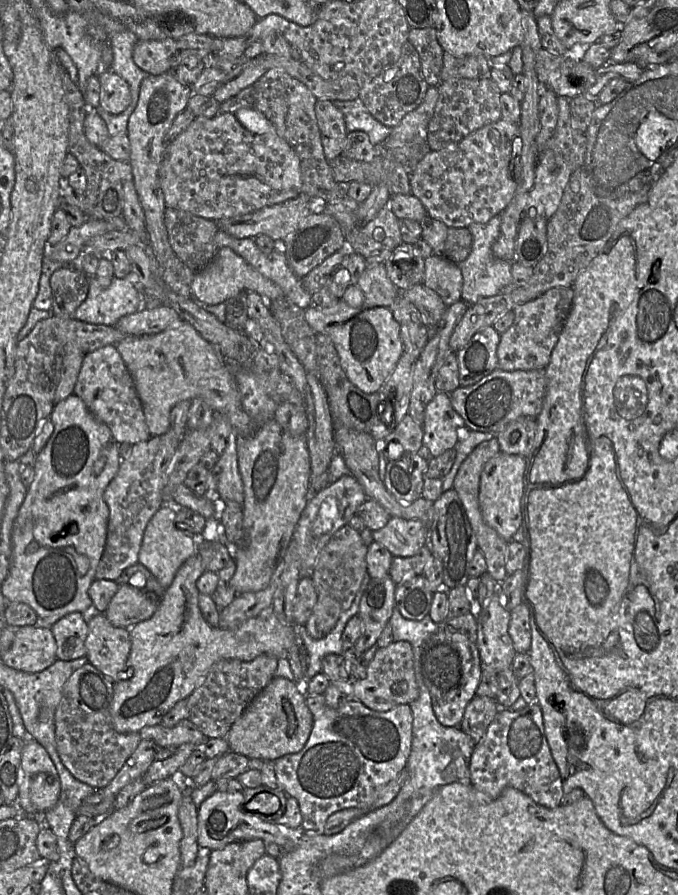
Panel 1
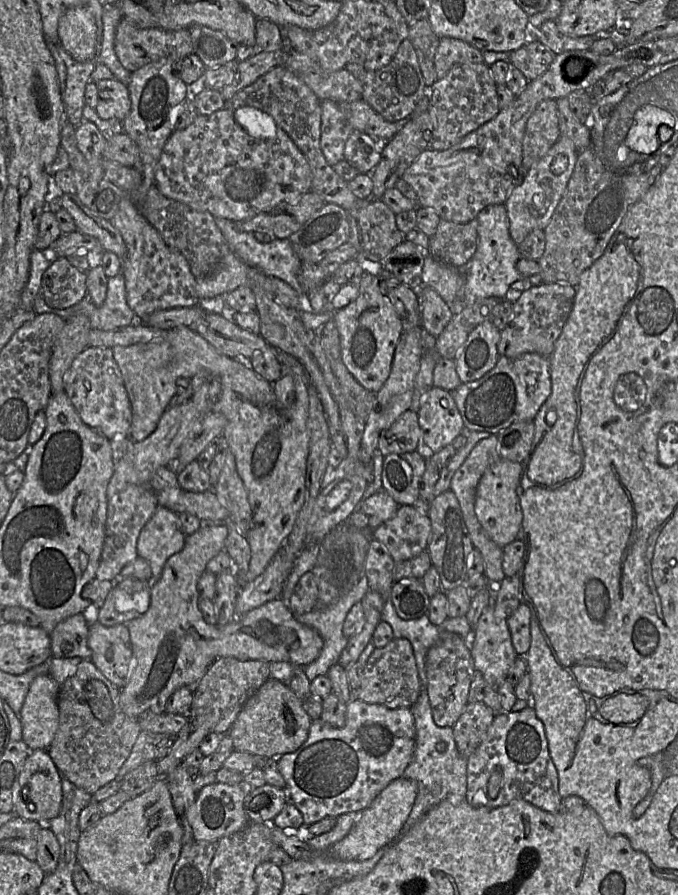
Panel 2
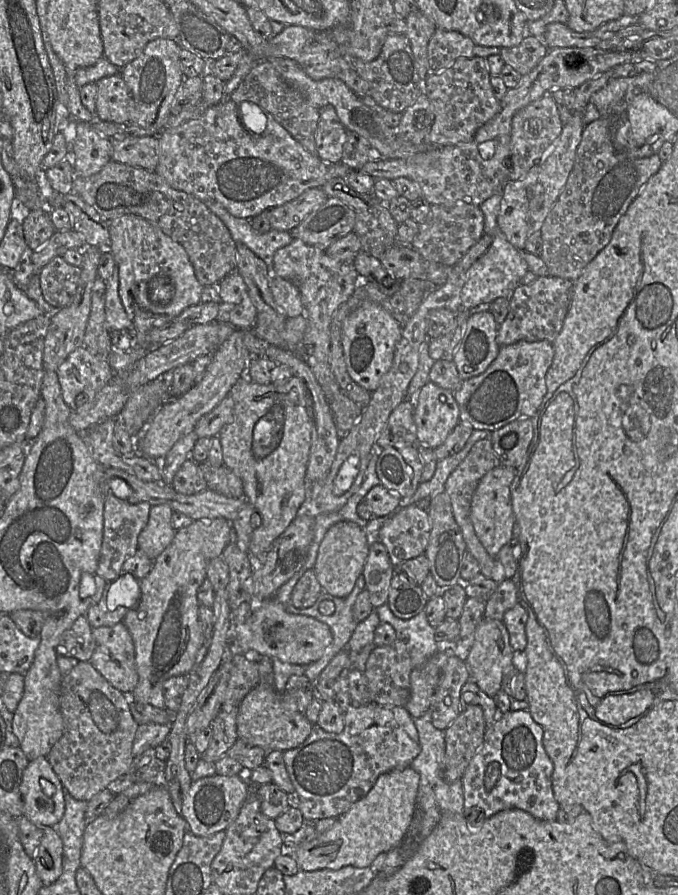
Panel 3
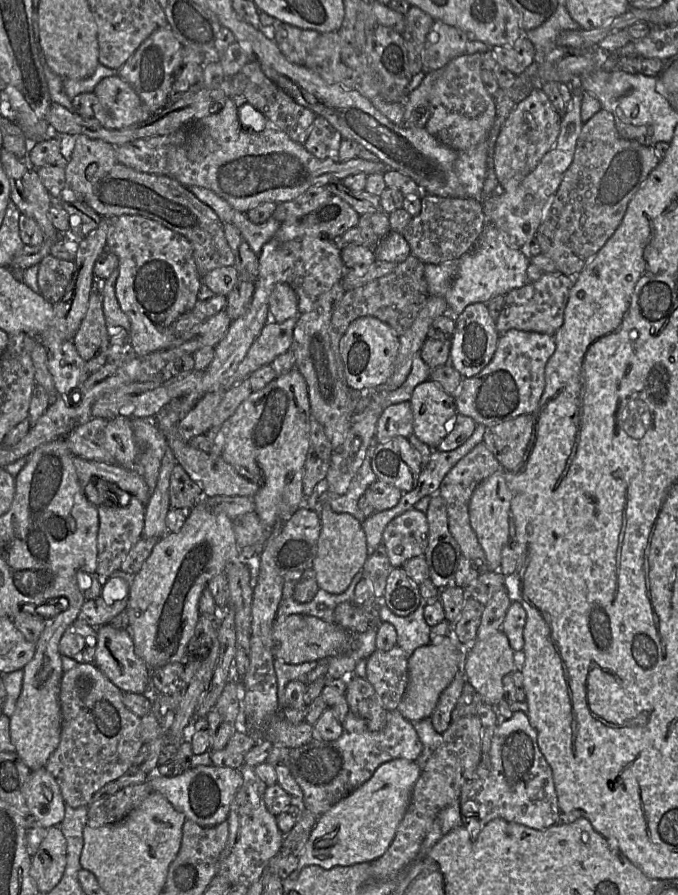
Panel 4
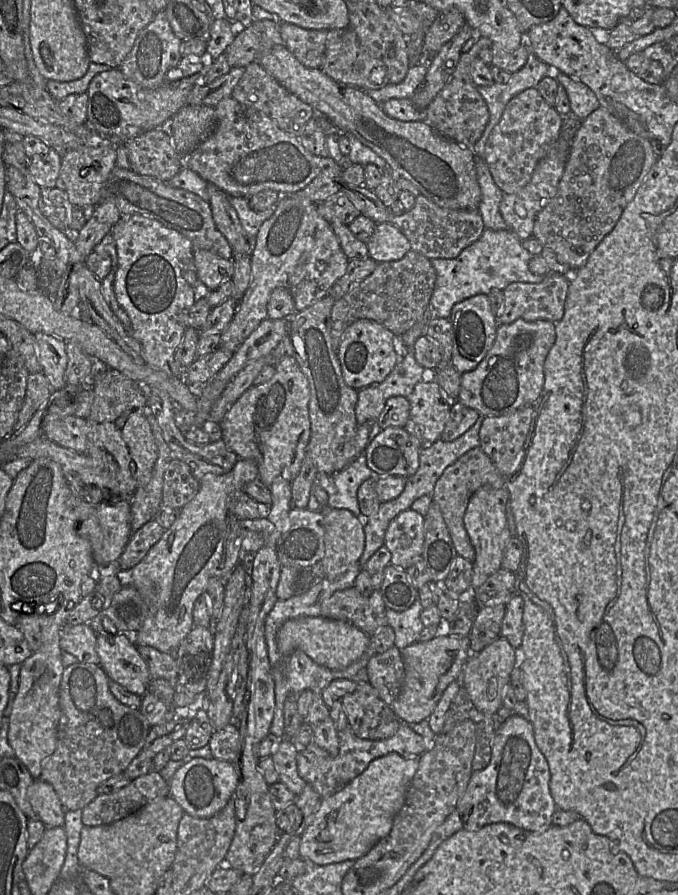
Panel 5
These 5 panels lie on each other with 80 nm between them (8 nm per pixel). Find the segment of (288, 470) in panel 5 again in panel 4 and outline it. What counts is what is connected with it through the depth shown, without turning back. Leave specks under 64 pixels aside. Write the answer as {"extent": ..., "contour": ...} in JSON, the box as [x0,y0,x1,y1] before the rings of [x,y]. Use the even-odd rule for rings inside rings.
{"extent":[220,368,311,530],"contour":[[[294,368],[262,389],[253,390],[220,427],[222,457],[259,486],[252,500],[259,519],[269,530],[283,524],[305,505],[303,473],[310,446],[311,418],[306,381]]]}

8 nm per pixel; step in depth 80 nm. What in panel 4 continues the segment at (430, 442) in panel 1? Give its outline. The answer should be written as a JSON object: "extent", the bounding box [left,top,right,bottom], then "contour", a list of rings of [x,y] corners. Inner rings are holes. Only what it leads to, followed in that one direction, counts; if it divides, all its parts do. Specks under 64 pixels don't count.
{"extent":[410,379,458,448],"contour":[[[428,379],[415,387],[410,404],[413,433],[431,448],[437,448],[458,413],[454,396]]]}

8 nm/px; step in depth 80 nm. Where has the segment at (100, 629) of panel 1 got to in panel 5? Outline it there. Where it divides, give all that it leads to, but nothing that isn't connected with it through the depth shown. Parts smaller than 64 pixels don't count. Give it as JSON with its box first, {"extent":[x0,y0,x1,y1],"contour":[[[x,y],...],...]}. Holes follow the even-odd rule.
{"extent":[96,634,151,695],"contour":[[[98,634],[96,651],[99,665],[109,679],[136,695],[147,692],[151,680],[149,669],[132,637]]]}

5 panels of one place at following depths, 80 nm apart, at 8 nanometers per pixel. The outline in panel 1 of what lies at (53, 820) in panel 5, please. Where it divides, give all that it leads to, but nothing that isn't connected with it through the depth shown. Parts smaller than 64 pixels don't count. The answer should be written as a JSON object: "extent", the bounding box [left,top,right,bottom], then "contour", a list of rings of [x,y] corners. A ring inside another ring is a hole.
{"extent":[16,739,60,815],"contour":[[[35,739],[25,742],[22,750],[23,778],[16,803],[24,815],[42,815],[58,801],[60,780],[46,749]]]}

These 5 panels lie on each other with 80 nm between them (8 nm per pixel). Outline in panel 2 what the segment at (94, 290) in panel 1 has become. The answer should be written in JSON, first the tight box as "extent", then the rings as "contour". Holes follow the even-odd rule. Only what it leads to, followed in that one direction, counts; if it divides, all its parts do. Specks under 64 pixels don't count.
{"extent":[33,272,139,331],"contour":[[[121,272],[108,279],[106,298],[99,307],[95,306],[87,292],[86,296],[74,306],[62,310],[53,309],[47,305],[41,287],[34,299],[33,311],[37,314],[56,314],[63,319],[83,313],[89,317],[91,328],[105,331],[139,322],[127,304],[125,279]]]}

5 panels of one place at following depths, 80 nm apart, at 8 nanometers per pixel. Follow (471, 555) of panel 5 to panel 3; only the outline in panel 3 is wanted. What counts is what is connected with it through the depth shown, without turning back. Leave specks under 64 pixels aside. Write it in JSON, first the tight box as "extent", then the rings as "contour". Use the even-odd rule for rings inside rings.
{"extent":[444,438,501,577],"contour":[[[490,438],[479,440],[473,445],[465,459],[449,475],[444,486],[444,492],[446,492],[450,497],[452,512],[457,524],[461,529],[463,539],[466,543],[467,551],[471,553],[477,560],[480,568],[480,573],[486,577],[498,576],[499,563],[497,562],[496,558],[493,558],[488,554],[488,552],[478,539],[470,519],[470,508],[472,496],[480,479],[487,472],[495,467],[498,467],[499,465],[501,465],[501,462],[493,450]]]}

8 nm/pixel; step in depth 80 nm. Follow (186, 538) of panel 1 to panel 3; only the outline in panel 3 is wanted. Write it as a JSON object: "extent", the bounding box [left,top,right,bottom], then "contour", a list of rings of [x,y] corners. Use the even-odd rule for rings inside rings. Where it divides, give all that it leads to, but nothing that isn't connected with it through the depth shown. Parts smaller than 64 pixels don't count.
{"extent":[138,505,176,561],"contour":[[[166,505],[151,507],[149,520],[138,536],[138,549],[154,561],[173,541],[176,530],[172,527],[173,509]]]}

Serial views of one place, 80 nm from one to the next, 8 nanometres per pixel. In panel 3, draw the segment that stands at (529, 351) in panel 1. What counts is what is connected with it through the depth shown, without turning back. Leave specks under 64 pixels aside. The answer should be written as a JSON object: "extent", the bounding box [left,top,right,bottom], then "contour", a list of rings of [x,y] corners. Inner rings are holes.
{"extent":[497,275,573,347],"contour":[[[548,275],[537,277],[531,284],[518,285],[509,297],[508,315],[498,326],[497,344],[502,347],[519,341],[554,342],[571,304],[573,284],[570,280]]]}

